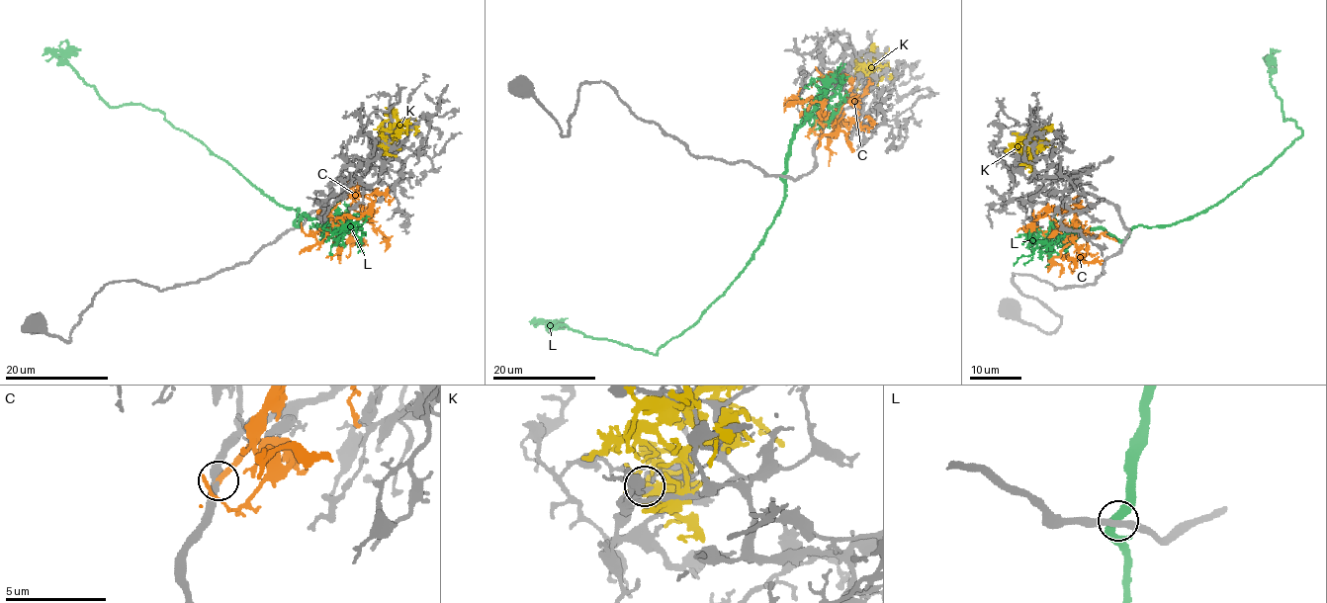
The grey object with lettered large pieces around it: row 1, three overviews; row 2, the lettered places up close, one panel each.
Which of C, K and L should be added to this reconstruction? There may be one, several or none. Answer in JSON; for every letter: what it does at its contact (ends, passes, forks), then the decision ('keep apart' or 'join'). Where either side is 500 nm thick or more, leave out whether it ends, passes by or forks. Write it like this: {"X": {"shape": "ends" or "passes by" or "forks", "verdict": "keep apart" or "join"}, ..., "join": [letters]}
{"C": {"shape": "ends", "verdict": "join"}, "K": {"shape": "forks", "verdict": "keep apart"}, "L": {"shape": "passes by", "verdict": "keep apart"}, "join": ["C"]}

